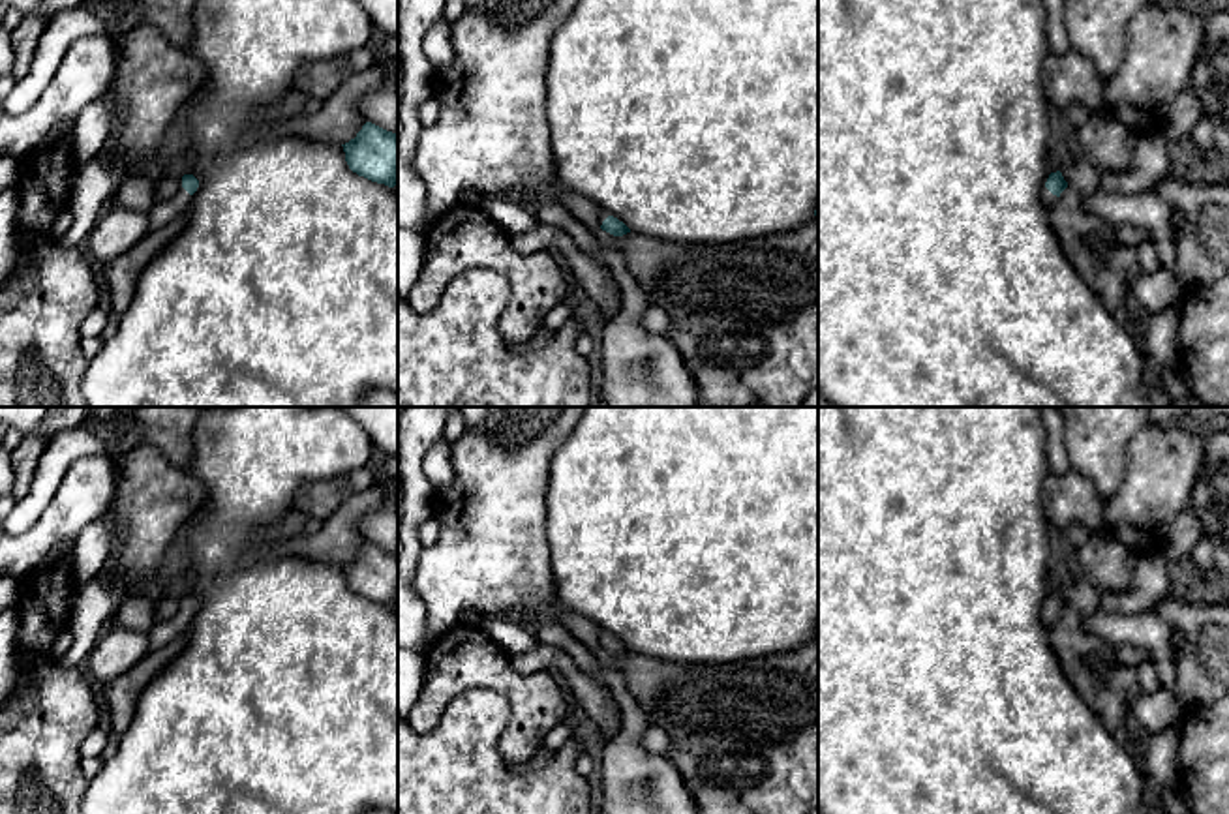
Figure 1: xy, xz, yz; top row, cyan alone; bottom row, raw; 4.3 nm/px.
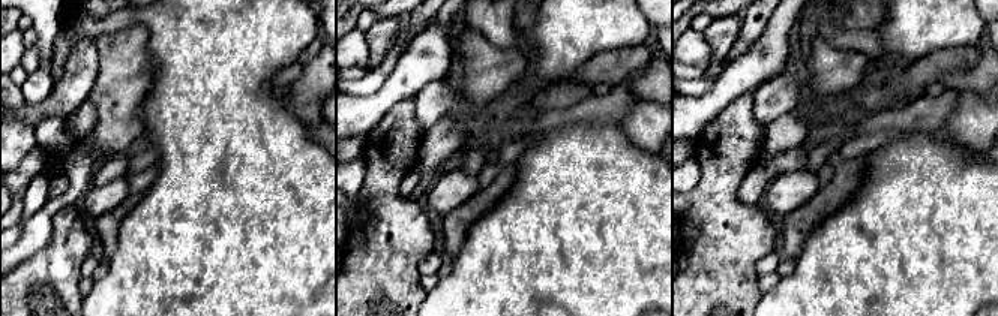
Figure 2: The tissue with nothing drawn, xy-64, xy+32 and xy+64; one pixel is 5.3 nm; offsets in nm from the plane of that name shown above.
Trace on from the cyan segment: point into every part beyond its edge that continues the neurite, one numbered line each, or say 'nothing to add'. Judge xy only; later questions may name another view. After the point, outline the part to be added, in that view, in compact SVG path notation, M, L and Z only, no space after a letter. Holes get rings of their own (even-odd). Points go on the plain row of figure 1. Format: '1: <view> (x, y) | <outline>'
1: xy (162, 633) | M182 606L173 617L156 621L156 625L146 632L150 651L169 645L174 638L188 630L190 623L191 615Z

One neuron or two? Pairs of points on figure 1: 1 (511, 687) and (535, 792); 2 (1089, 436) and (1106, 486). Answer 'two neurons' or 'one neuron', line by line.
1: two neurons
2: one neuron

